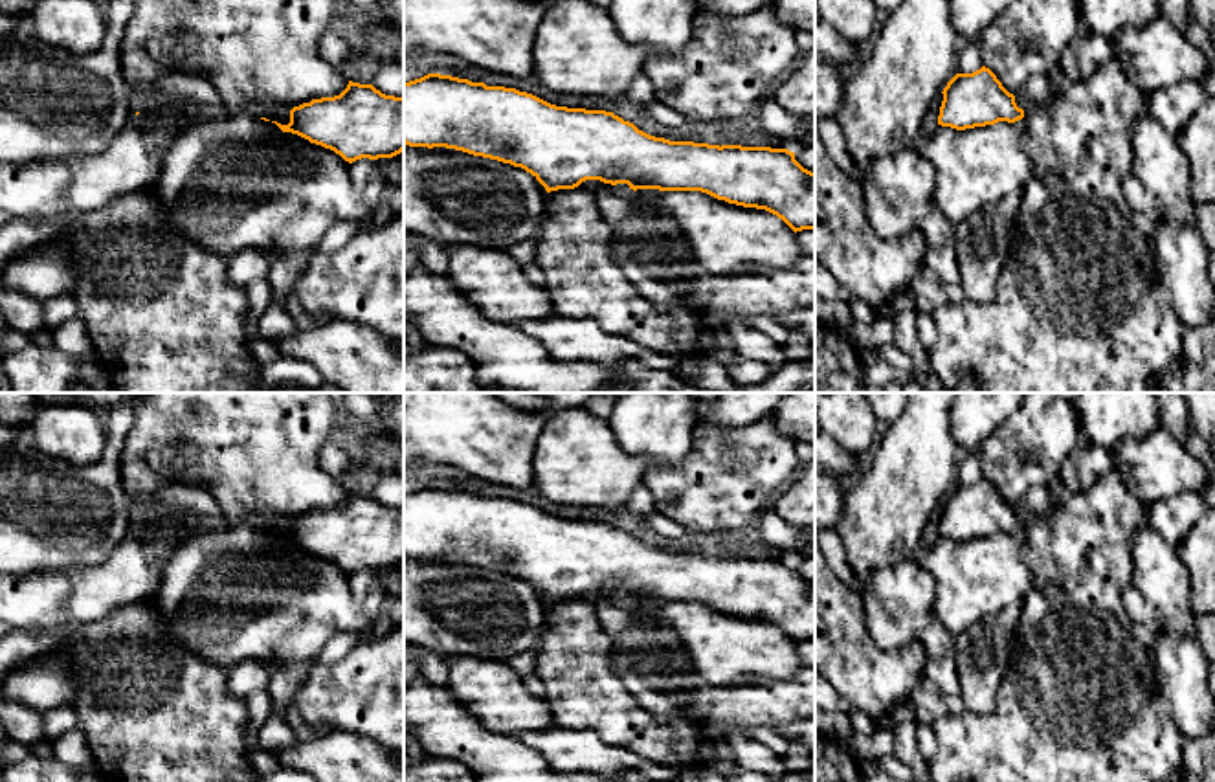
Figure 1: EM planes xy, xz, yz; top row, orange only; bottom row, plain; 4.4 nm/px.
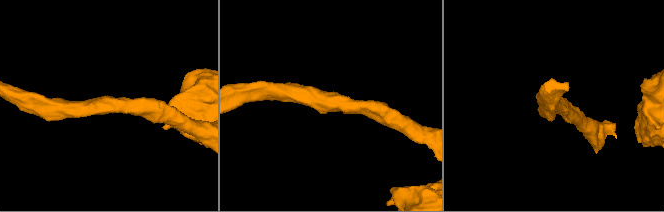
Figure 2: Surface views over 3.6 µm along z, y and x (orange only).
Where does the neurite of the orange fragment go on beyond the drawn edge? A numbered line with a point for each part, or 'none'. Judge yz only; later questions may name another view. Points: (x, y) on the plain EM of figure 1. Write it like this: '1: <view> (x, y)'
none

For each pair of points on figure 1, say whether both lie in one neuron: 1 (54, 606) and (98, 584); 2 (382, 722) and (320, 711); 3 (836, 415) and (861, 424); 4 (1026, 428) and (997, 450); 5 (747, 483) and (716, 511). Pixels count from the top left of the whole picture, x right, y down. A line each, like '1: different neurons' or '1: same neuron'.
1: same neuron
2: same neuron
3: same neuron
4: same neuron
5: same neuron

